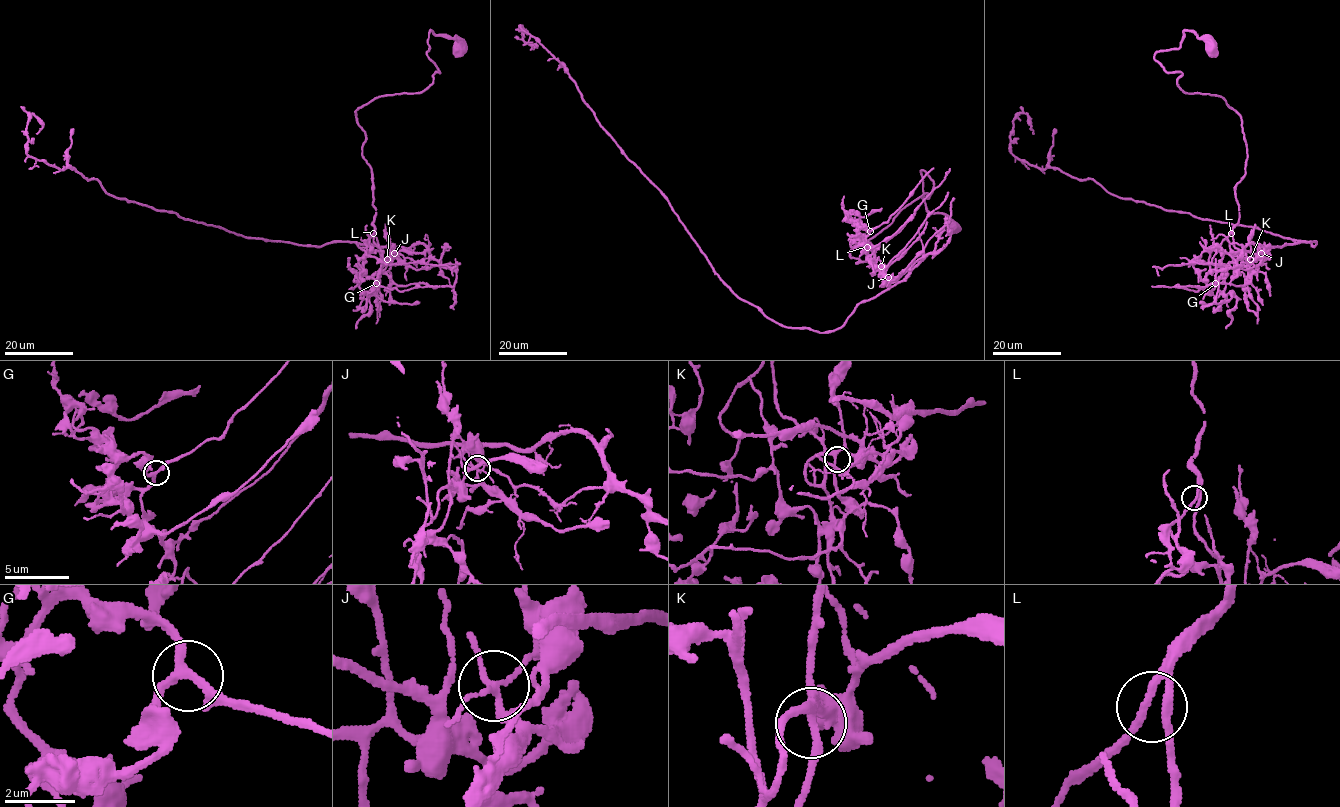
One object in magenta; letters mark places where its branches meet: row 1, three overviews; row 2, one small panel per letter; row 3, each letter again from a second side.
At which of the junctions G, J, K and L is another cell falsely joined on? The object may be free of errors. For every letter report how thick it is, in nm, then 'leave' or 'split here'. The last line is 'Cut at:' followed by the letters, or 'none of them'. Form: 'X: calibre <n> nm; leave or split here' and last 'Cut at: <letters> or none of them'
G: calibre 240 nm; leave
J: calibre 150 nm; split here
K: calibre 220 nm; leave
L: calibre 170 nm; leave
Cut at: J

